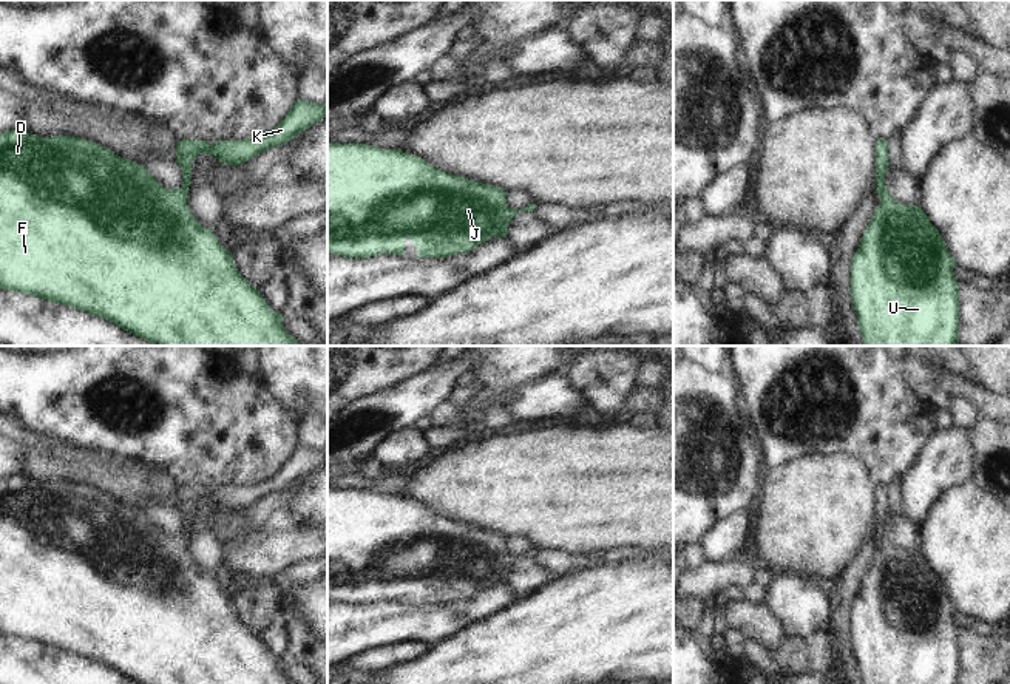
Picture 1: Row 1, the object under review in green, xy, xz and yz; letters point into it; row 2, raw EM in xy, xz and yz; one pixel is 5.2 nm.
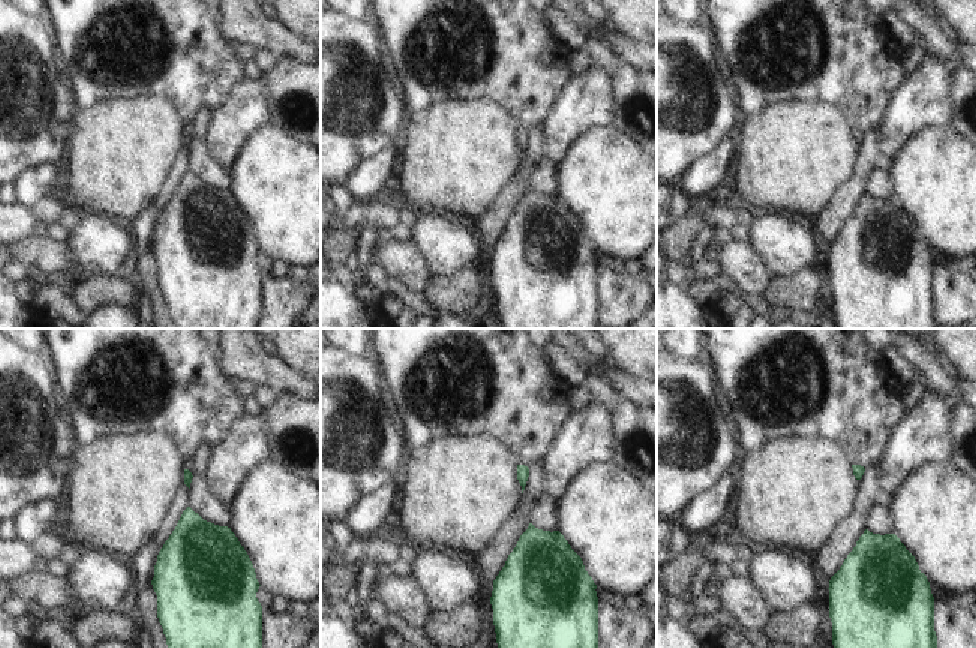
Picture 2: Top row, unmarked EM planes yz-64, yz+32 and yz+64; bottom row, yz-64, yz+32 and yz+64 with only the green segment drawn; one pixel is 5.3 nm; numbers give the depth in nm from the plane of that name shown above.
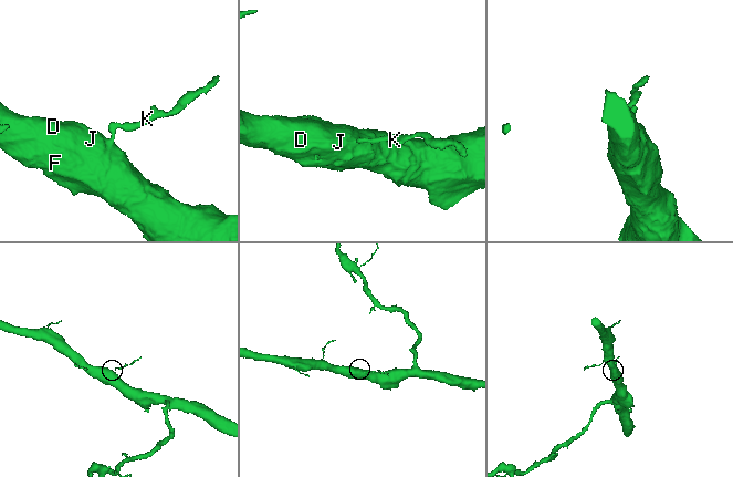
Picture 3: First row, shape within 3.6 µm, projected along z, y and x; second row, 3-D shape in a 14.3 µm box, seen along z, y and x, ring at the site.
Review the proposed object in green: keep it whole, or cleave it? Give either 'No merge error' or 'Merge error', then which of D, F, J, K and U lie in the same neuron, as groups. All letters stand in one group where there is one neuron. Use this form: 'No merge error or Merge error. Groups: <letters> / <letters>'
No merge error. Groups: D F J K U

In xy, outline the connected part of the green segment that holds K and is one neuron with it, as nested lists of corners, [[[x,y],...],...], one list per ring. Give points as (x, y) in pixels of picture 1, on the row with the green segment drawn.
[[[297,99],[287,116],[269,133],[242,139],[242,141],[219,141],[213,145],[205,141],[184,139],[176,144],[176,162],[182,170],[181,188],[164,188],[144,165],[127,161],[111,150],[100,147],[96,142],[74,136],[51,136],[42,137],[28,131],[11,130],[0,133],[0,289],[32,295],[49,303],[65,304],[68,307],[105,318],[120,329],[141,337],[154,346],[301,346],[293,337],[283,329],[284,317],[275,313],[259,290],[253,287],[238,272],[232,252],[225,250],[216,239],[213,230],[201,225],[187,207],[188,187],[191,184],[191,164],[198,154],[212,154],[219,162],[241,165],[253,156],[266,151],[270,147],[280,147],[297,137],[301,131],[327,116],[327,105],[312,103]]]

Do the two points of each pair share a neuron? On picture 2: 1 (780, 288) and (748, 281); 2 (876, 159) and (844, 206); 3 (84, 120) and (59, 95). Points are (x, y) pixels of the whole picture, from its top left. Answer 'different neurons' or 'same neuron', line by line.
1: different neurons
2: same neuron
3: different neurons

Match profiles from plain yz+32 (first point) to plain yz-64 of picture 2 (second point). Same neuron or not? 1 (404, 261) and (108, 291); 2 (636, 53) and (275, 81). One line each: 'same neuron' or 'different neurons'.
1: different neurons
2: different neurons

